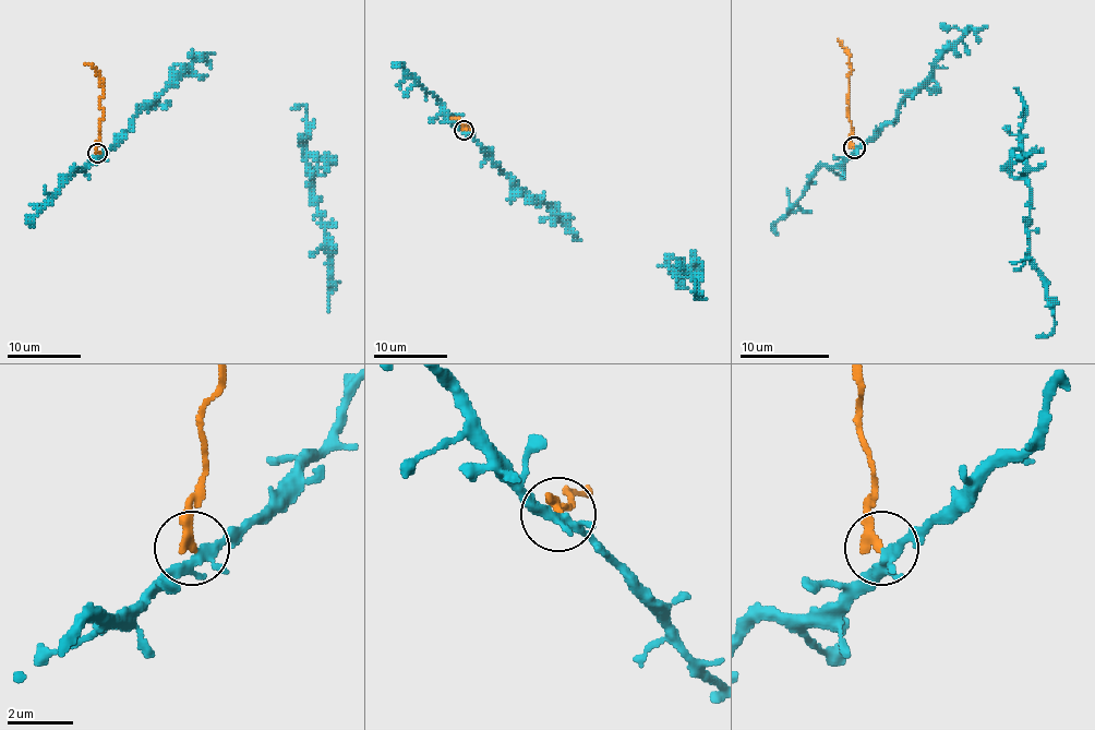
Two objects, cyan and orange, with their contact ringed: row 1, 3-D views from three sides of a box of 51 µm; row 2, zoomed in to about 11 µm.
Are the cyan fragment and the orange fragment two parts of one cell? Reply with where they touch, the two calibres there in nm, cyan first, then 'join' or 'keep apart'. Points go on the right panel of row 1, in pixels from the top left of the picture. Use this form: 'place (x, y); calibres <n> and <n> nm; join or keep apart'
place (854, 147); calibres 240 and 300 nm; keep apart

